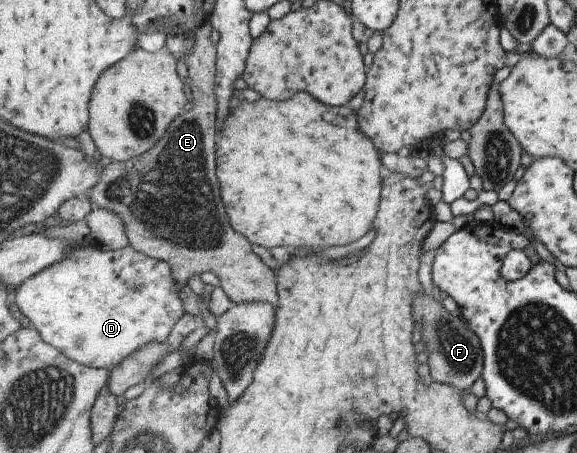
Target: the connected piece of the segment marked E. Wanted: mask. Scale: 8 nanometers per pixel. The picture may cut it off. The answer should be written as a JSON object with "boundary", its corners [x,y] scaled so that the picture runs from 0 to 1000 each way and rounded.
{"boundary":[[[355,51],[350,62],[343,64],[338,73],[341,86],[338,106],[334,113],[319,128],[328,143],[328,174],[331,185],[329,205],[333,210],[334,234],[324,252],[312,254],[305,260],[288,287],[282,305],[262,329],[244,338],[243,342],[229,344],[222,355],[201,355],[192,353],[179,377],[179,393],[156,419],[153,433],[156,442],[161,444],[163,459],[177,455],[179,459],[198,464],[215,488],[220,501],[220,512],[224,519],[225,539],[229,539],[243,558],[250,563],[262,565],[296,585],[296,596],[300,598],[298,611],[307,623],[307,634],[310,642],[321,638],[326,629],[326,616],[333,616],[336,607],[355,605],[357,600],[373,603],[383,616],[383,631],[388,638],[388,647],[395,649],[395,660],[402,673],[421,671],[421,669],[447,669],[461,667],[463,671],[471,671],[478,675],[484,667],[484,645],[480,642],[480,616],[478,600],[468,594],[468,587],[461,585],[440,554],[437,554],[437,541],[430,525],[418,514],[412,514],[400,494],[393,472],[393,459],[386,446],[386,433],[383,430],[383,417],[378,400],[378,375],[376,375],[376,97],[367,95],[367,55],[366,51]]]}

